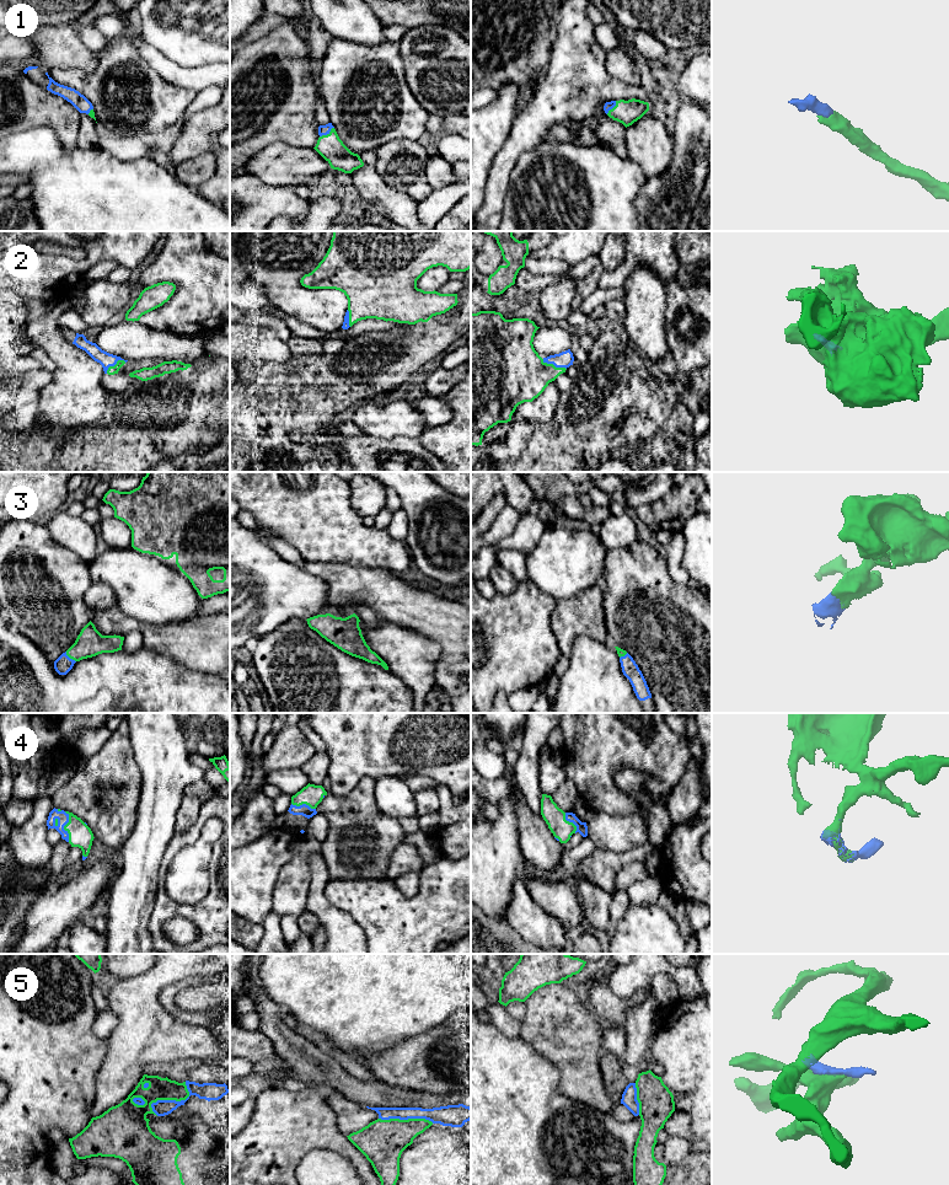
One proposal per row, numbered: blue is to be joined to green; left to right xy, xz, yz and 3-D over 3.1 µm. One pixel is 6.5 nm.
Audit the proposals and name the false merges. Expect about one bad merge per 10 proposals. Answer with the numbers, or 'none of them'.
5

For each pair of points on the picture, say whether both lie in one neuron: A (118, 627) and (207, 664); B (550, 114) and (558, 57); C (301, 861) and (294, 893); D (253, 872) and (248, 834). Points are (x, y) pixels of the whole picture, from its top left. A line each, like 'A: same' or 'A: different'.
A: same
B: same
C: same
D: different

